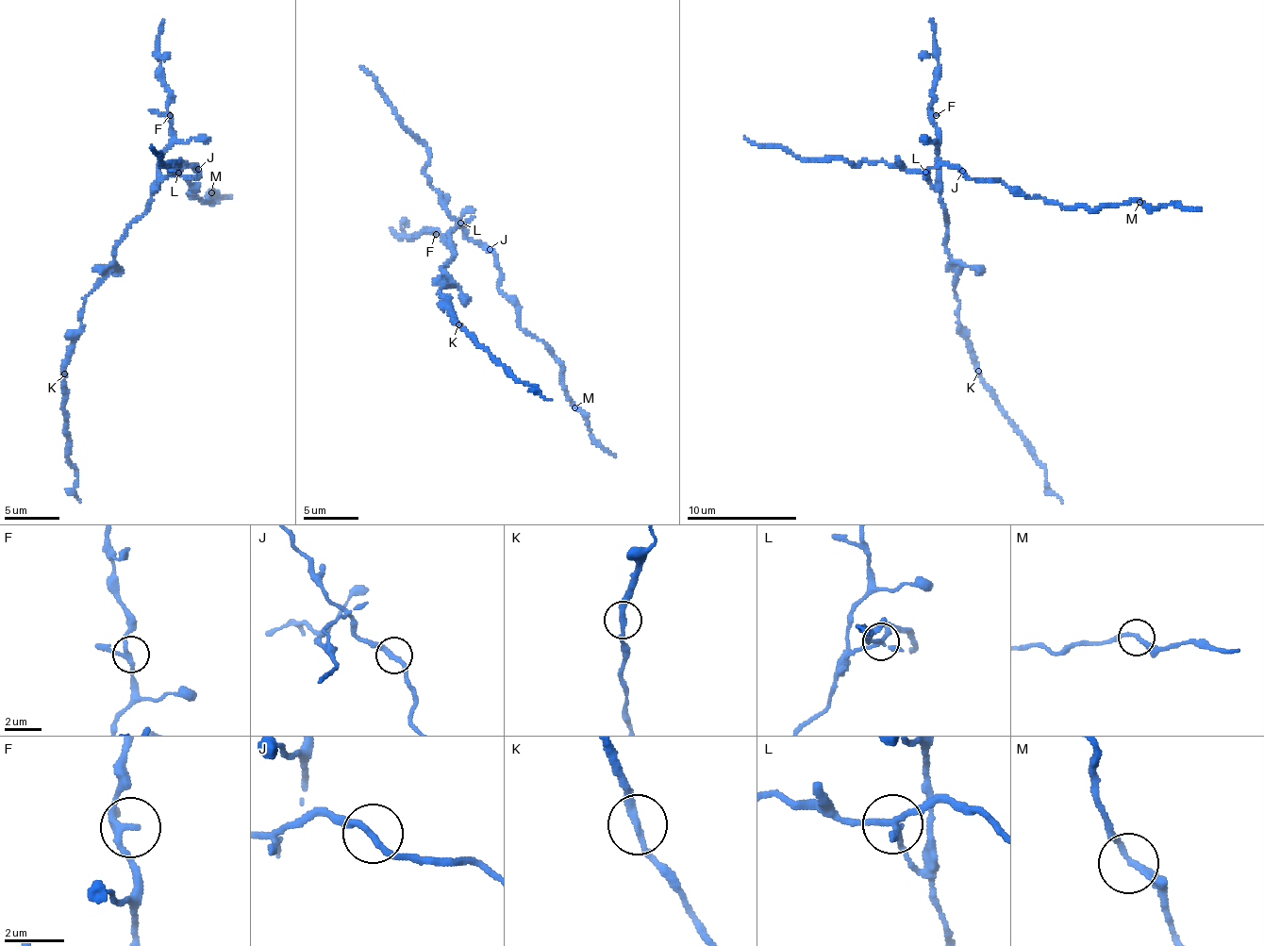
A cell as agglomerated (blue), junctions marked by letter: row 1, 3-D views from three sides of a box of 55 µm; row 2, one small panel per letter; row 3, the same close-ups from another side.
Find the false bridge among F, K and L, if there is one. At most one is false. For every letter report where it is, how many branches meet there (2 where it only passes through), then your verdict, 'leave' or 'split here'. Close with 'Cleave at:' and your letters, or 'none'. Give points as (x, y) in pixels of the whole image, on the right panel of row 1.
F: (936, 115) | 3 | leave
K: (978, 371) | 2 | leave
L: (925, 172) | 4 | split here
Cleave at: L

